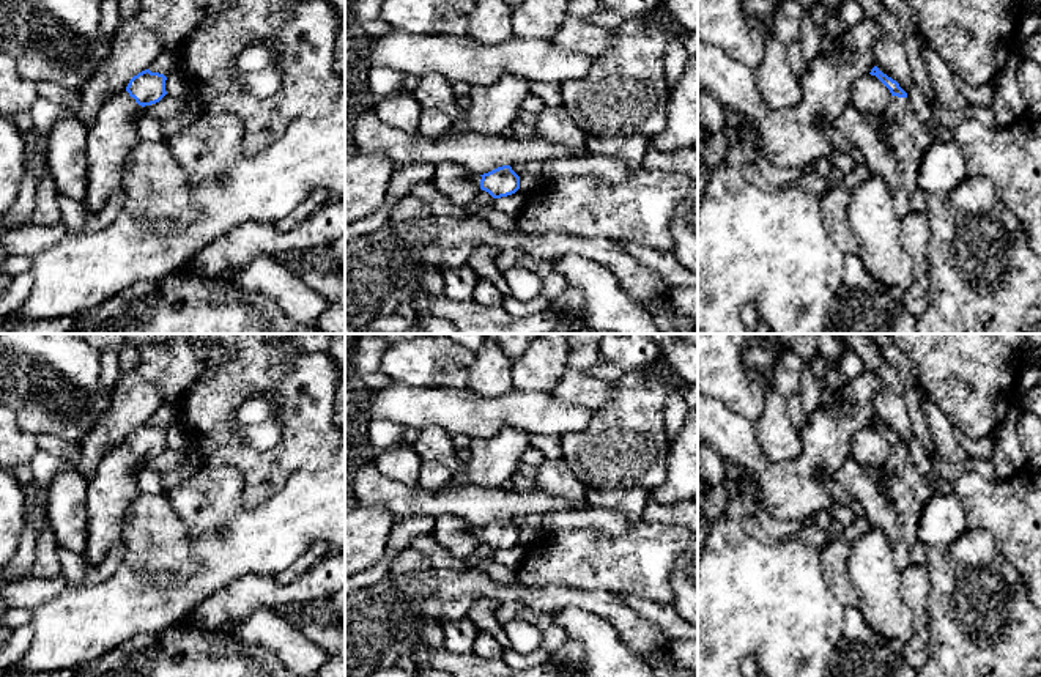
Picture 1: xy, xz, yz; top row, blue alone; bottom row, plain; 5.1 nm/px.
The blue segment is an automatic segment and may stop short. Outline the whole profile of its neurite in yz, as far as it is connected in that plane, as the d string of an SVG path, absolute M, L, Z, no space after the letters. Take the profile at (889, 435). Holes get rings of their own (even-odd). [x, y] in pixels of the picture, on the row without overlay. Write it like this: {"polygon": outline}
{"polygon": "M877 419L869 427L876 428L891 446L891 452L876 479L885 498L893 502L899 535L904 545L910 548L918 540L918 523L926 502L937 496L935 486L912 461L907 446L896 433Z"}

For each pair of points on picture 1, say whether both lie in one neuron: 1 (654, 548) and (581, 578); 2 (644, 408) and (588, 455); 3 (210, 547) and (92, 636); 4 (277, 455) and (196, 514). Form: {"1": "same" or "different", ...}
{"1": "same", "2": "same", "3": "same", "4": "different"}

